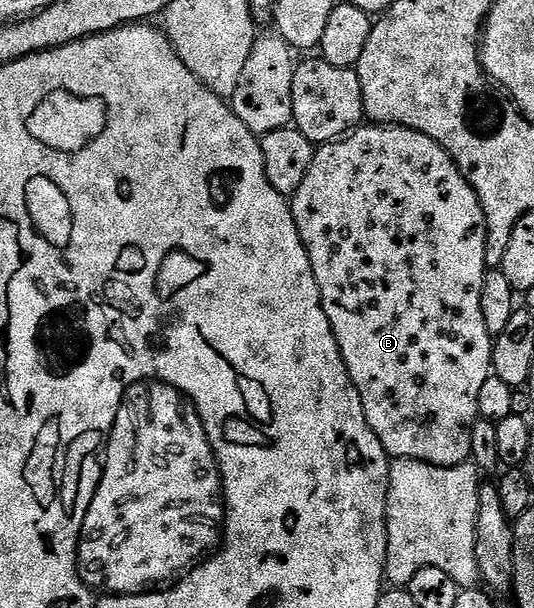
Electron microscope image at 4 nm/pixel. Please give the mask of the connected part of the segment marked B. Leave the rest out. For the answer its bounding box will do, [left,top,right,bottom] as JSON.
[290,123,494,468]

